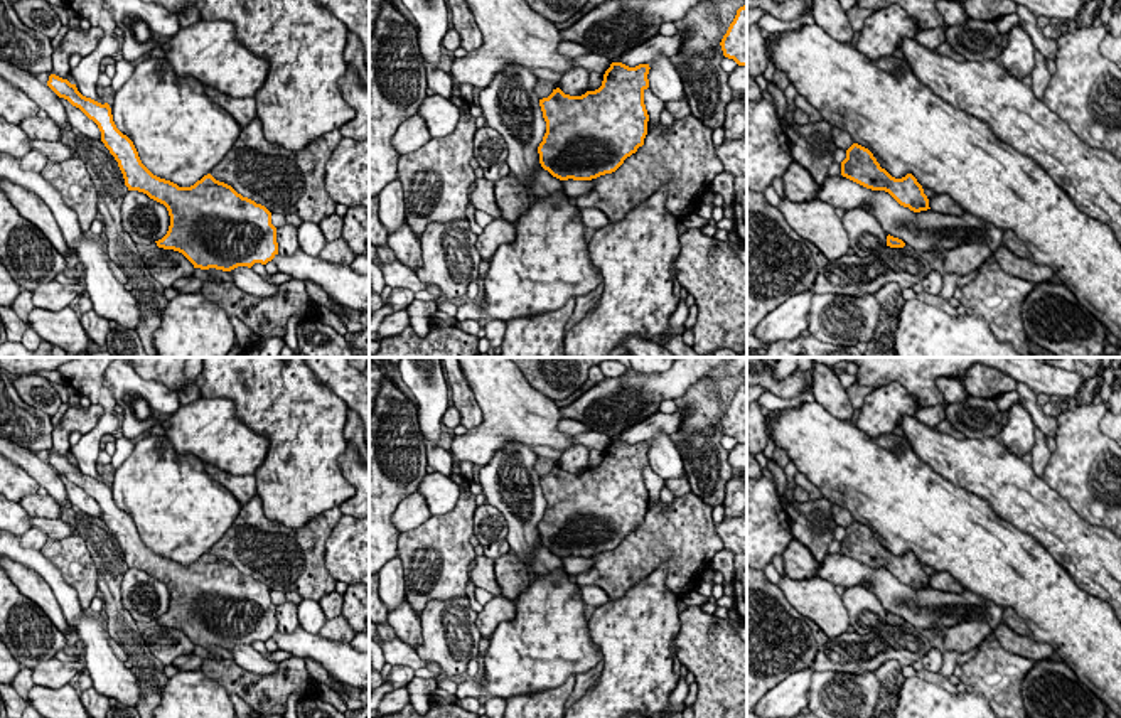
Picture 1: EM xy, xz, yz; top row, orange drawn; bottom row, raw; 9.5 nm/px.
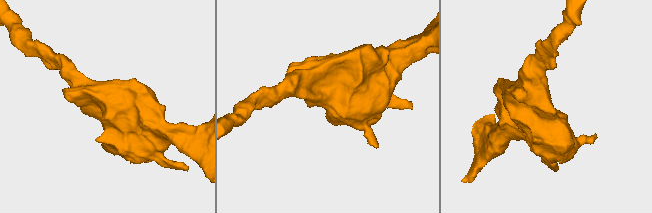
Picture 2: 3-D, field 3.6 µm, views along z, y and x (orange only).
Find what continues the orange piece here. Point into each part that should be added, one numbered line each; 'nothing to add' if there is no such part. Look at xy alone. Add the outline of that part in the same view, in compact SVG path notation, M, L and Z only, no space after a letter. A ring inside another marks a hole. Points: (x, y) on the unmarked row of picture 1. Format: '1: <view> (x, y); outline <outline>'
nothing to add

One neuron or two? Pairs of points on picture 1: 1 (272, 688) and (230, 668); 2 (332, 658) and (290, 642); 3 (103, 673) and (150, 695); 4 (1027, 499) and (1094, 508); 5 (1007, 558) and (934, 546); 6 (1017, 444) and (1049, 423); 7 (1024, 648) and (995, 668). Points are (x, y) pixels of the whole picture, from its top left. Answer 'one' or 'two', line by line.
1: one
2: one
3: two
4: two
5: one
6: two
7: two

